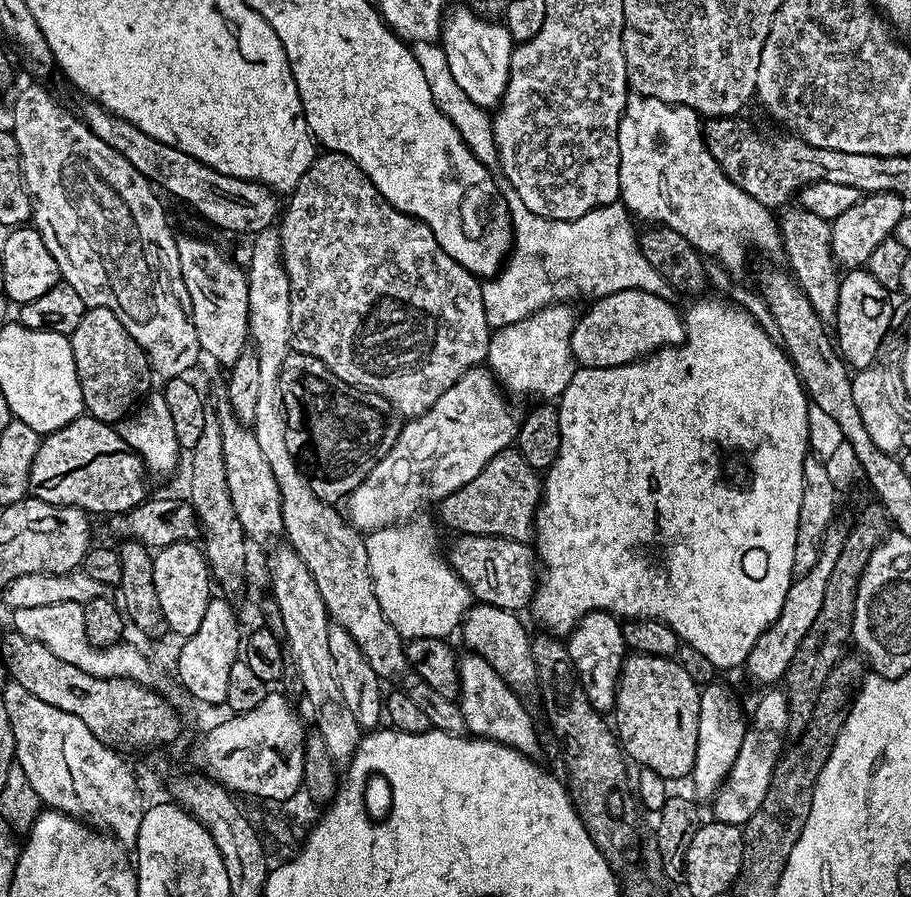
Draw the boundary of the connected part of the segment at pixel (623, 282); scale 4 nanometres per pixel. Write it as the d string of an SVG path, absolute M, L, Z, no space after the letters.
M511 190L504 192L504 201L508 203L508 213L512 219L512 251L504 267L495 276L485 279L482 284L482 306L486 310L486 322L489 329L510 326L514 322L522 322L530 314L561 302L573 302L583 296L599 298L609 296L622 290L637 288L643 292L653 292L655 296L664 296L666 285L664 280L646 262L640 249L638 228L635 228L633 217L623 203L608 204L605 208L595 208L582 218L573 220L551 220L534 214L534 210L526 210L526 202L518 198Z

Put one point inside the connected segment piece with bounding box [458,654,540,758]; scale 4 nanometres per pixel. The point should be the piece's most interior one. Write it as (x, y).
(491, 709)

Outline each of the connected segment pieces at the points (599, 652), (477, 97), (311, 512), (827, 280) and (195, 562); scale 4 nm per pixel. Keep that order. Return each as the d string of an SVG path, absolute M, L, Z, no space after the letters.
M587 612L567 637L566 643L582 690L586 690L586 698L590 698L590 706L601 714L611 713L616 707L616 685L620 683L620 671L626 655L621 621L610 612Z
M467 6L454 8L442 20L442 47L450 74L454 74L458 86L462 86L466 98L470 98L474 106L485 110L495 109L504 98L514 42L503 23L483 20L478 12Z
M273 226L255 233L251 237L252 253L246 263L246 275L248 277L248 335L251 347L258 354L258 366L260 367L260 393L258 393L258 410L254 414L254 422L251 424L253 434L258 438L258 447L262 449L262 455L266 462L270 462L270 470L274 470L274 482L278 482L278 490L282 494L282 518L284 522L283 535L288 536L287 543L293 550L304 559L304 565L314 576L314 582L318 584L318 594L322 594L322 602L326 604L326 610L332 624L340 624L358 642L358 650L370 662L374 674L381 678L392 676L395 672L403 673L406 668L406 644L390 626L386 614L382 614L382 606L378 606L378 598L374 594L374 586L370 578L370 566L368 555L364 545L365 537L357 532L347 519L342 515L339 507L322 502L310 490L308 479L304 477L302 469L296 465L296 459L290 454L286 446L286 418L284 417L284 403L280 393L280 375L282 374L282 362L286 362L289 352L292 351L292 331L290 330L290 278L286 274L286 266L282 262L282 242L280 241L279 227Z
M799 206L792 207L789 207L783 213L785 216L781 215L778 220L782 252L783 255L788 255L789 266L787 265L787 267L790 269L792 278L806 294L806 298L810 298L810 306L814 306L820 319L825 322L835 321L842 272L832 253L830 244L831 223L818 218L818 214L805 212Z
M174 542L170 546L159 549L153 555L154 587L158 589L158 602L162 605L162 614L167 631L173 632L179 638L187 638L198 630L202 618L206 614L206 606L214 599L214 581L208 571L208 559L204 557L201 545L196 542Z

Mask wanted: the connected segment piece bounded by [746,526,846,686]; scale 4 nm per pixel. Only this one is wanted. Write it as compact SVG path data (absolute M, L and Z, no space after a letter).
M843 527L829 528L818 554L818 562L814 562L814 566L806 574L793 579L790 590L786 590L786 602L782 602L782 610L778 610L778 618L774 618L772 625L761 634L750 650L746 661L750 679L757 680L763 686L776 686L783 681L790 662L794 662L794 650L802 646L802 638L806 638L810 626L814 626L814 618L818 618L818 610L822 610L826 585L830 573L834 571L834 562L838 562L838 554L842 554L845 535Z

